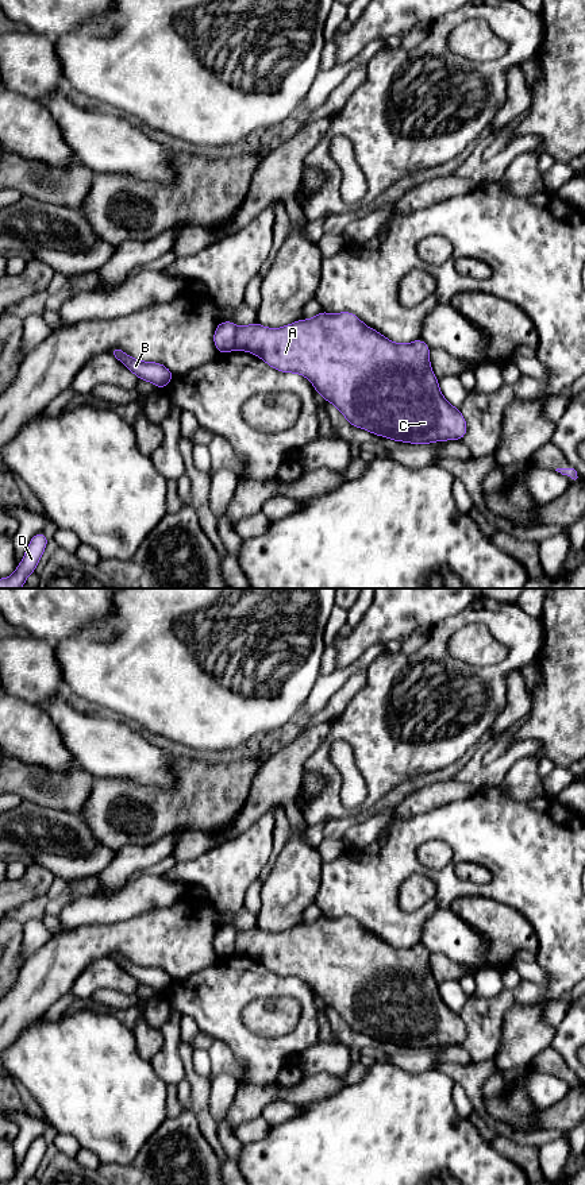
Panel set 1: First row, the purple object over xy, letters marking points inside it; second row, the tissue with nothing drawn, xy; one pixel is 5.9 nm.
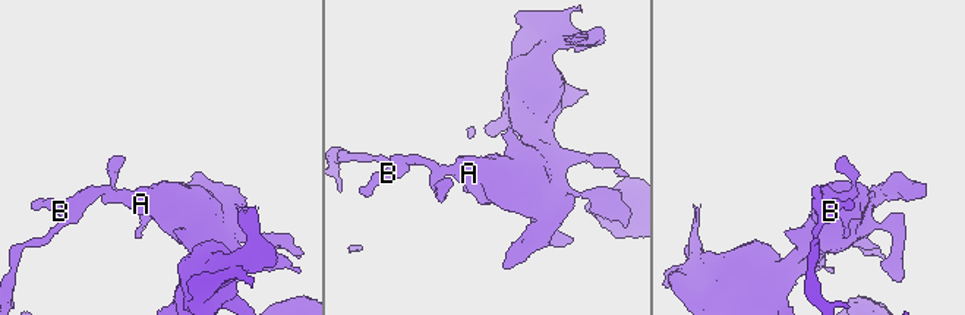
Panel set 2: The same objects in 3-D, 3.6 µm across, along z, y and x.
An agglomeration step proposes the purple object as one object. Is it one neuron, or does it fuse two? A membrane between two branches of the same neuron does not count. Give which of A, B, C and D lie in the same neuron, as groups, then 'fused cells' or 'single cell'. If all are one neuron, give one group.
A C / B D; fused cells

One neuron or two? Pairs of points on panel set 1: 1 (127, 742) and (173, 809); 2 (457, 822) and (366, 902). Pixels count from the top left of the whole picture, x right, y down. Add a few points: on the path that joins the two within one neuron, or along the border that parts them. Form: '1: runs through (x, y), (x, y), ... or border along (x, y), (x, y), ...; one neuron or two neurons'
1: border along (174, 757), (174, 783), (166, 788), (126, 778); two neurons
2: runs through (431, 826), (378, 876); one neuron

